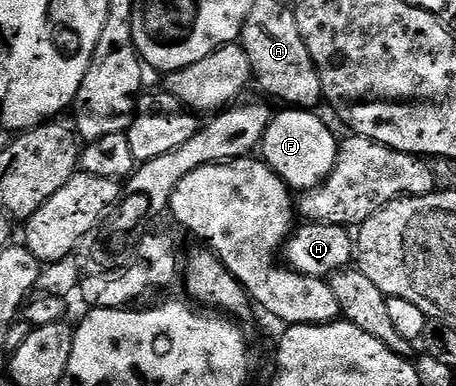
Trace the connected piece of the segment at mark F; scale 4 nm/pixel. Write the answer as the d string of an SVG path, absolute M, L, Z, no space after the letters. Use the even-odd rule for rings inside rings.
M283 109L265 129L261 144L261 158L281 177L292 192L302 193L320 187L337 166L340 140L321 116L311 109Z

